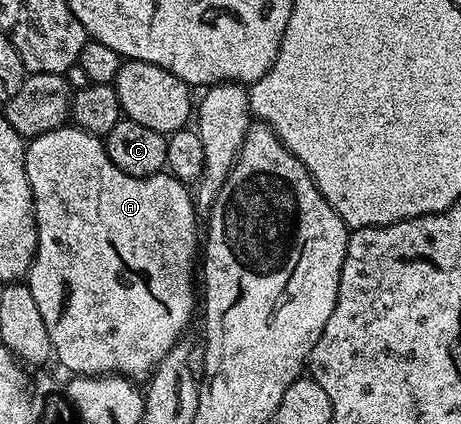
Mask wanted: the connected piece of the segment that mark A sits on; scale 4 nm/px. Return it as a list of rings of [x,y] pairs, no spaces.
[[[62,126],[42,136],[32,137],[25,146],[25,169],[27,170],[27,182],[31,186],[31,194],[33,195],[33,217],[37,223],[37,253],[34,254],[33,264],[29,267],[27,283],[31,294],[35,298],[35,303],[39,306],[39,314],[43,314],[43,326],[47,326],[47,334],[51,338],[51,346],[53,347],[52,355],[55,357],[55,360],[57,356],[58,362],[69,371],[69,374],[76,374],[78,376],[108,376],[116,374],[134,382],[144,381],[152,373],[153,369],[156,368],[157,363],[176,346],[178,340],[186,335],[185,327],[188,326],[189,319],[193,316],[193,259],[196,256],[198,259],[199,256],[199,236],[197,240],[197,219],[199,219],[199,213],[193,207],[193,197],[190,189],[182,181],[174,178],[172,174],[158,174],[144,178],[132,176],[131,174],[123,174],[123,170],[119,170],[119,166],[115,166],[115,162],[111,162],[111,158],[105,149],[104,139],[99,136],[92,136],[90,132],[85,132],[82,128],[76,126]]]

